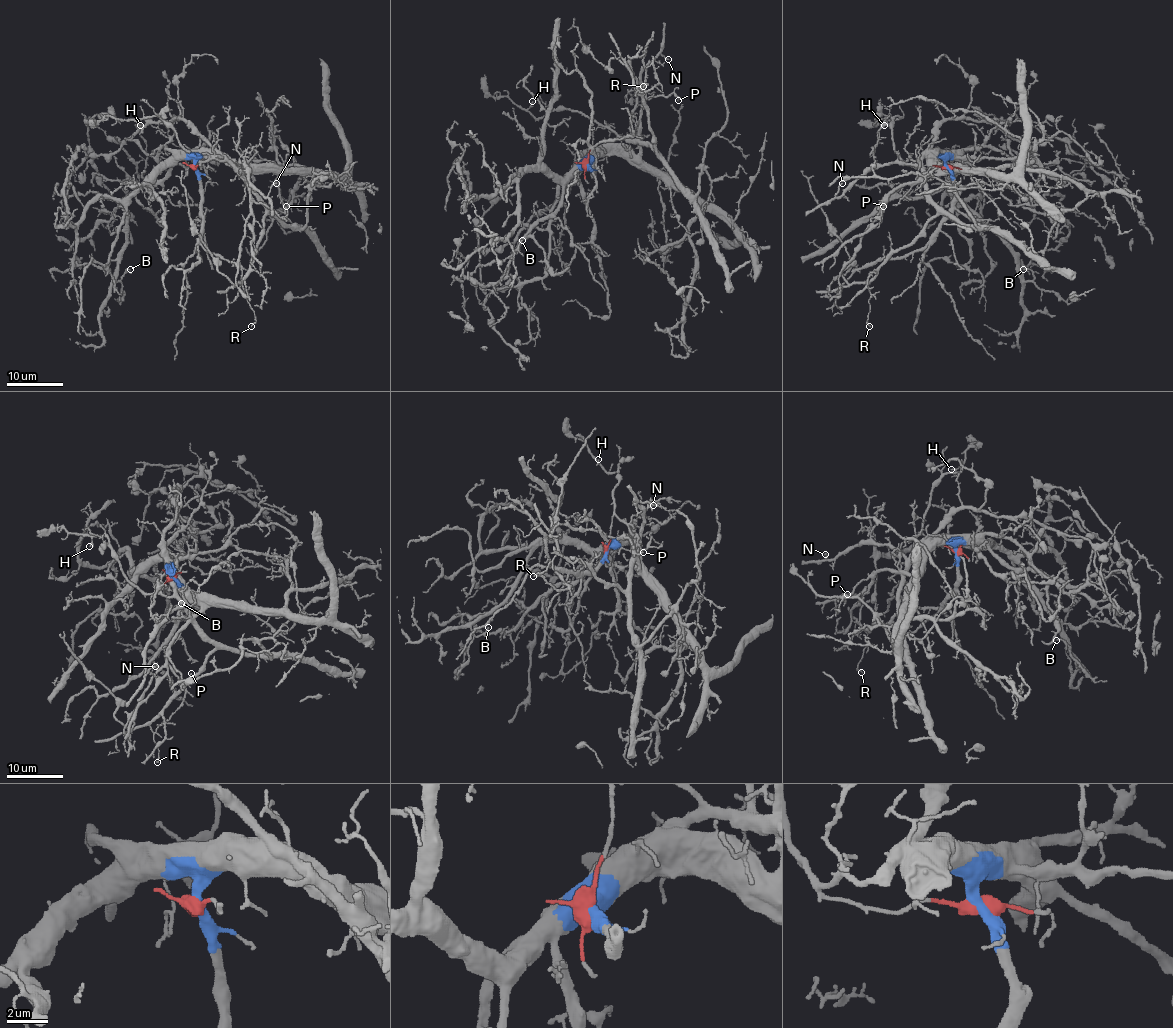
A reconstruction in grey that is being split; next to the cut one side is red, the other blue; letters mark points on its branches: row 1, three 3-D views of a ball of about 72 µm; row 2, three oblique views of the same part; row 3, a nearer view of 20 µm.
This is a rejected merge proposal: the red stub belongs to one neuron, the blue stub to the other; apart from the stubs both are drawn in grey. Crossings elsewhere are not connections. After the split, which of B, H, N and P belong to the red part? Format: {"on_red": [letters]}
{"on_red": ["H", "N"]}

